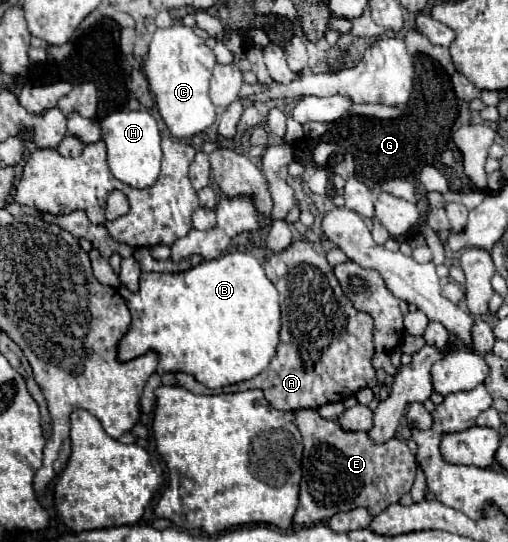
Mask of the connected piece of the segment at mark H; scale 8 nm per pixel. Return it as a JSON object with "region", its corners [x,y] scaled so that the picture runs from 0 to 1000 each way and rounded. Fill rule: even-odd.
{"region":[[[238,201],[211,212],[197,223],[199,256],[211,268],[211,301],[219,319],[270,349],[297,345],[313,327],[317,304],[317,249],[309,238],[309,223],[297,216],[289,201],[256,205]]]}

